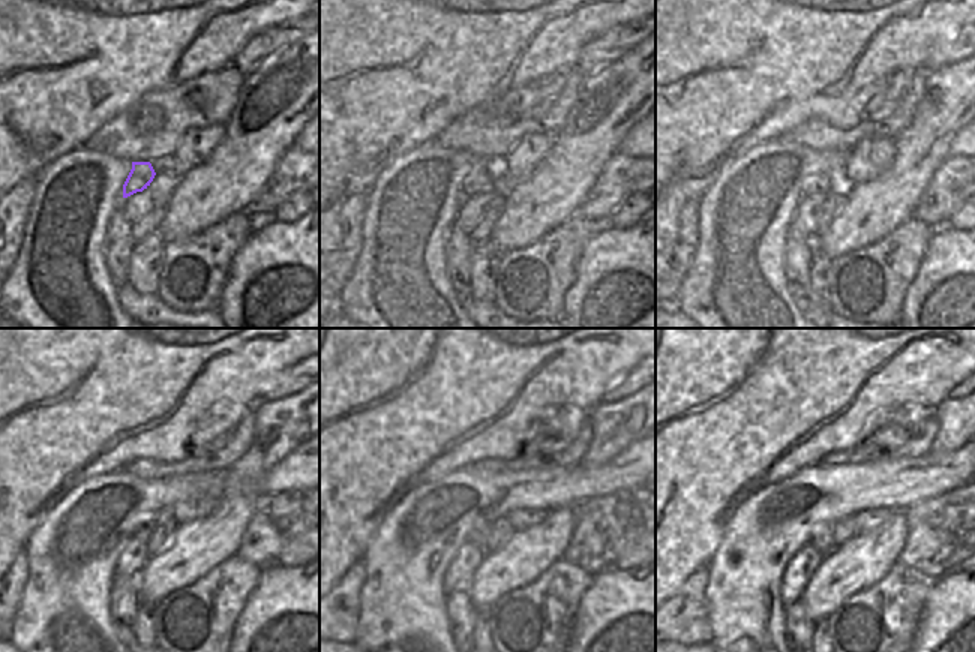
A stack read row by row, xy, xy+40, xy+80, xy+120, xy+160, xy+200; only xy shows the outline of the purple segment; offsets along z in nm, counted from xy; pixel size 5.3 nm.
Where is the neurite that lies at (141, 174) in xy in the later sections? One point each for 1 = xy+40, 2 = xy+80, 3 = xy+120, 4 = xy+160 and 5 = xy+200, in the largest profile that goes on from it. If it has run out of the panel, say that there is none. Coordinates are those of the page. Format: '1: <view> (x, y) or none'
1: xy+40 (477, 180)
2: xy+80 (816, 185)
3: xy+120 (146, 531)
4: xy+160 (479, 534)
5: xy+200 (821, 538)

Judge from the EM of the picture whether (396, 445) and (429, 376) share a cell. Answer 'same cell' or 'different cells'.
same cell

